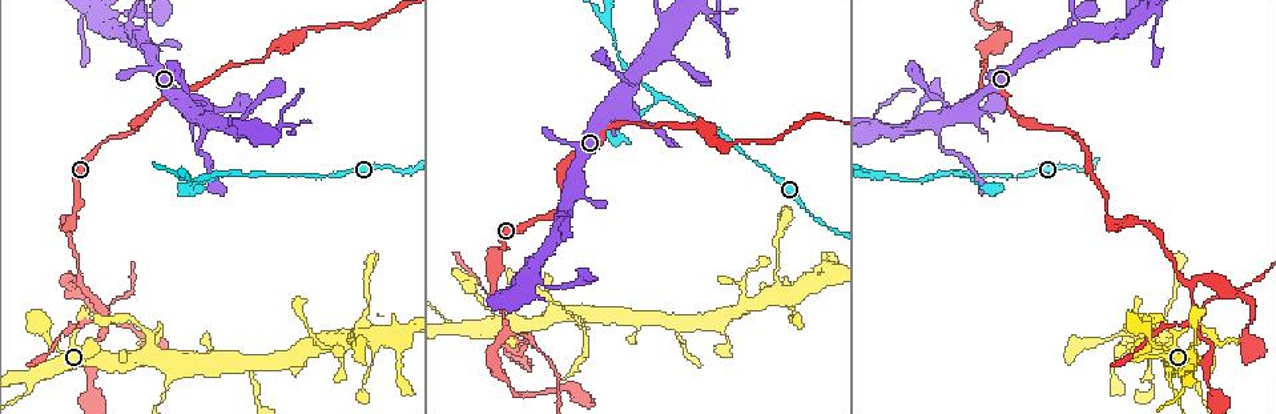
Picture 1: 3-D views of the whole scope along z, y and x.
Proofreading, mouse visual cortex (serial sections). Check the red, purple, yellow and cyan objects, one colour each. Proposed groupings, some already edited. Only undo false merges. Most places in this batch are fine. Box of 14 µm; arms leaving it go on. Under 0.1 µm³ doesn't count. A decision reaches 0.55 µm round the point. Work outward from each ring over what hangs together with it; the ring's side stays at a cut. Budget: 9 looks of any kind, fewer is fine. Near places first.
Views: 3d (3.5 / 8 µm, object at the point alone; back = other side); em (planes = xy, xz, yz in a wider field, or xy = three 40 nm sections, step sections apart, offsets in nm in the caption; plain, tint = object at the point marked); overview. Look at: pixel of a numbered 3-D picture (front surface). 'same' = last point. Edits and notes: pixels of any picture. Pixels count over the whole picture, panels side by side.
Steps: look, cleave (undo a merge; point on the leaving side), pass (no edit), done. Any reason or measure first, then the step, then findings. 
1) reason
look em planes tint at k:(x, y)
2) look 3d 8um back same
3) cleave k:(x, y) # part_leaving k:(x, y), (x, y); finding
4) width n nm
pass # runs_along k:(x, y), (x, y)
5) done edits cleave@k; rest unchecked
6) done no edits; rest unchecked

a narrow waist
look 3d 3.5um at 1:(528, 339)

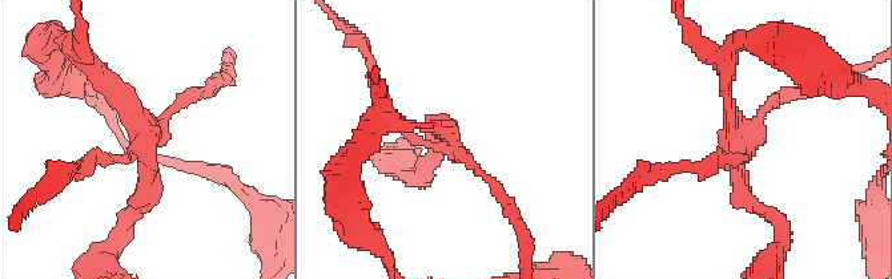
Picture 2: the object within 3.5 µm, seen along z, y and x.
need the tissue
look em planes tint at 2:(446, 137)

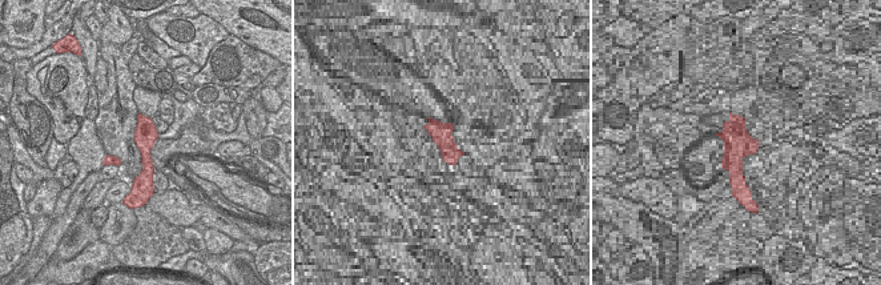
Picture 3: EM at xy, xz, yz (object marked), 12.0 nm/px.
width 280 nm
cleave 2:(101, 158) # part_leaving 2:(748, 142), (748, 158), (670, 170); two cells meet here

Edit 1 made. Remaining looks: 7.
abrupt turn
look 3d 3.5um at 1:(1168, 370)

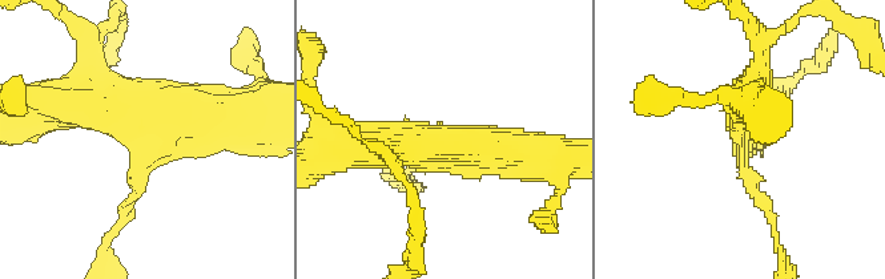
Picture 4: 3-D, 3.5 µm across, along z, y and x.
arms 3; arm_widths 150, 500, 600 nm
look em xy step 3 tint at 4:(167, 132)

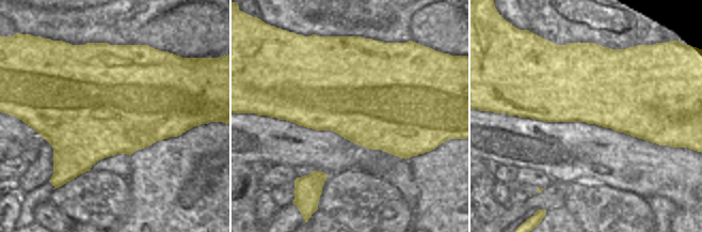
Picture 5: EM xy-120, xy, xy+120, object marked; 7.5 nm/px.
pass # runs_along 4:(76, 101), (145, 113), (256, 117); all the same cell

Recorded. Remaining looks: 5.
narrows sharply
look 3d 3.5um at 1:(92, 397)

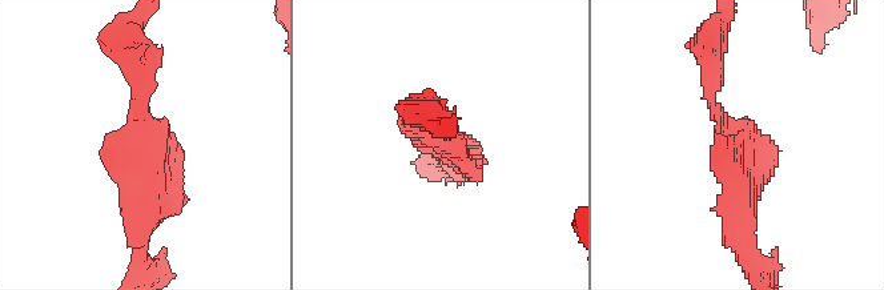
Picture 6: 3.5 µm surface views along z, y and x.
need the tissue
look em xy step 2 tint at 6:(151, 138)

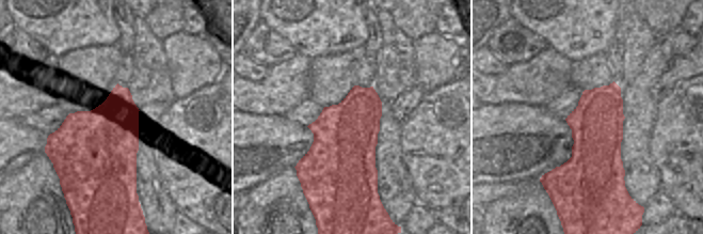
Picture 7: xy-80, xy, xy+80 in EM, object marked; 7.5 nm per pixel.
pass # runs_along 6:(131, 56), (151, 190), (184, 198); all the same cell

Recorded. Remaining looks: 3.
two arms in line, one across
look 3d 3.5um at 1:(660, 97)

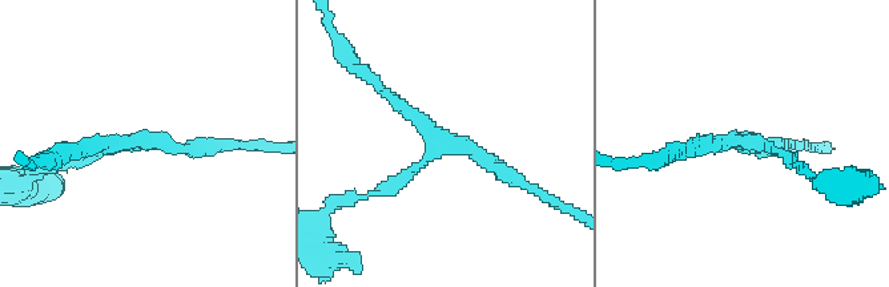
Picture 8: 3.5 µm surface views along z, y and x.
look em xy step 1 plain at 8:(742, 141)

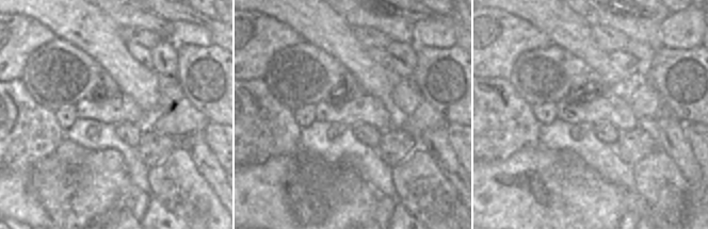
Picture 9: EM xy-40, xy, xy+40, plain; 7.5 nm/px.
look em xy step 1 tint same

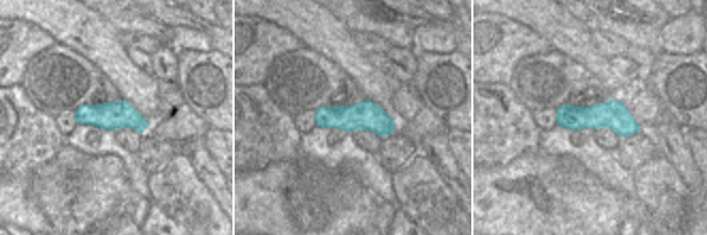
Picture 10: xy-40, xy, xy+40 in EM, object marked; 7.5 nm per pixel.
arms 3
pass # runs_along 10:(559, 111), (615, 116), (637, 129); all the same cell

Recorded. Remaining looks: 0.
done edits cleave@2; rest unchecked

